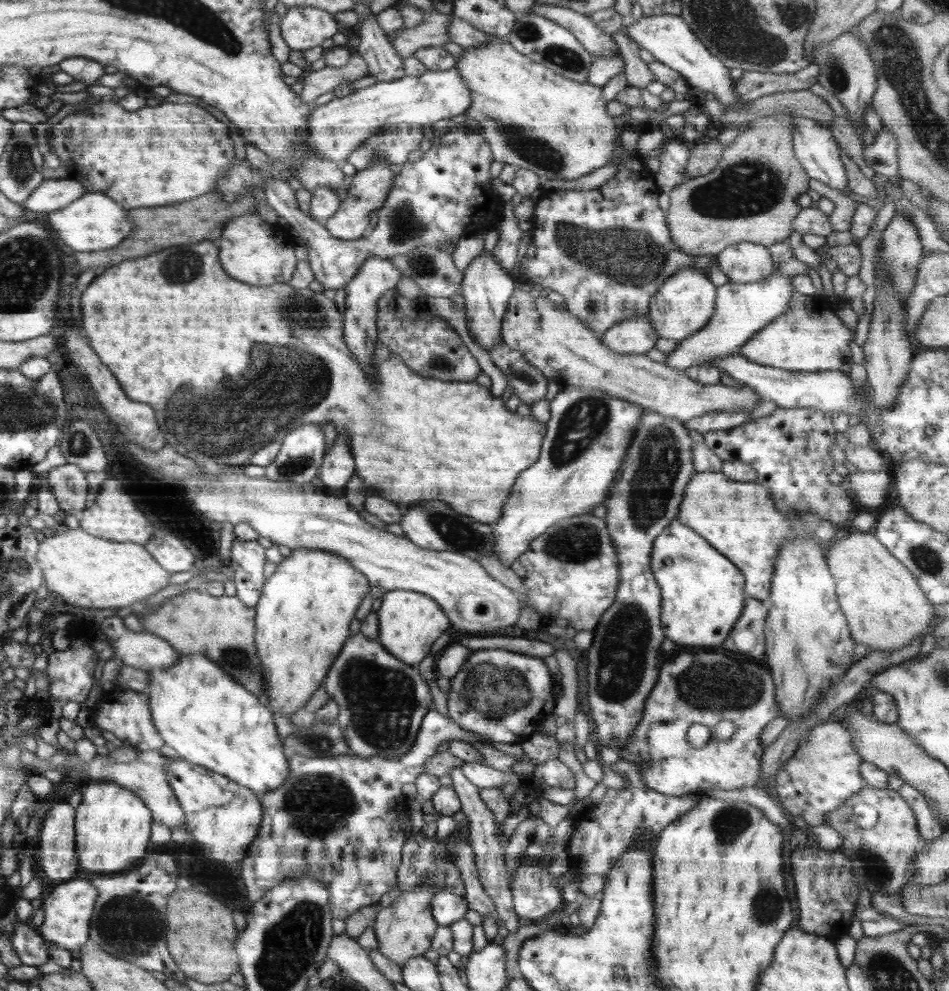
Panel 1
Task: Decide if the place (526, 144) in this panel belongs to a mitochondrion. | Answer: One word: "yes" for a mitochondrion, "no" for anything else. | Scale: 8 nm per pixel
yes

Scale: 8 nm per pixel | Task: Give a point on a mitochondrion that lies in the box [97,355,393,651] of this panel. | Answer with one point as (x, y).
(295, 465)

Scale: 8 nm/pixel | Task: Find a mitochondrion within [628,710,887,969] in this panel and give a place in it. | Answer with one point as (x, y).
(766, 907)

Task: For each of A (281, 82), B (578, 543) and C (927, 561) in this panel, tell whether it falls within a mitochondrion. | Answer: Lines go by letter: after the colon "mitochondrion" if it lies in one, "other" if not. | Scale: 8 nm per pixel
A: other
B: mitochondrion
C: mitochondrion

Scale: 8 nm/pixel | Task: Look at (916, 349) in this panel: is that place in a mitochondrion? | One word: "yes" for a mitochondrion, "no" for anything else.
no

